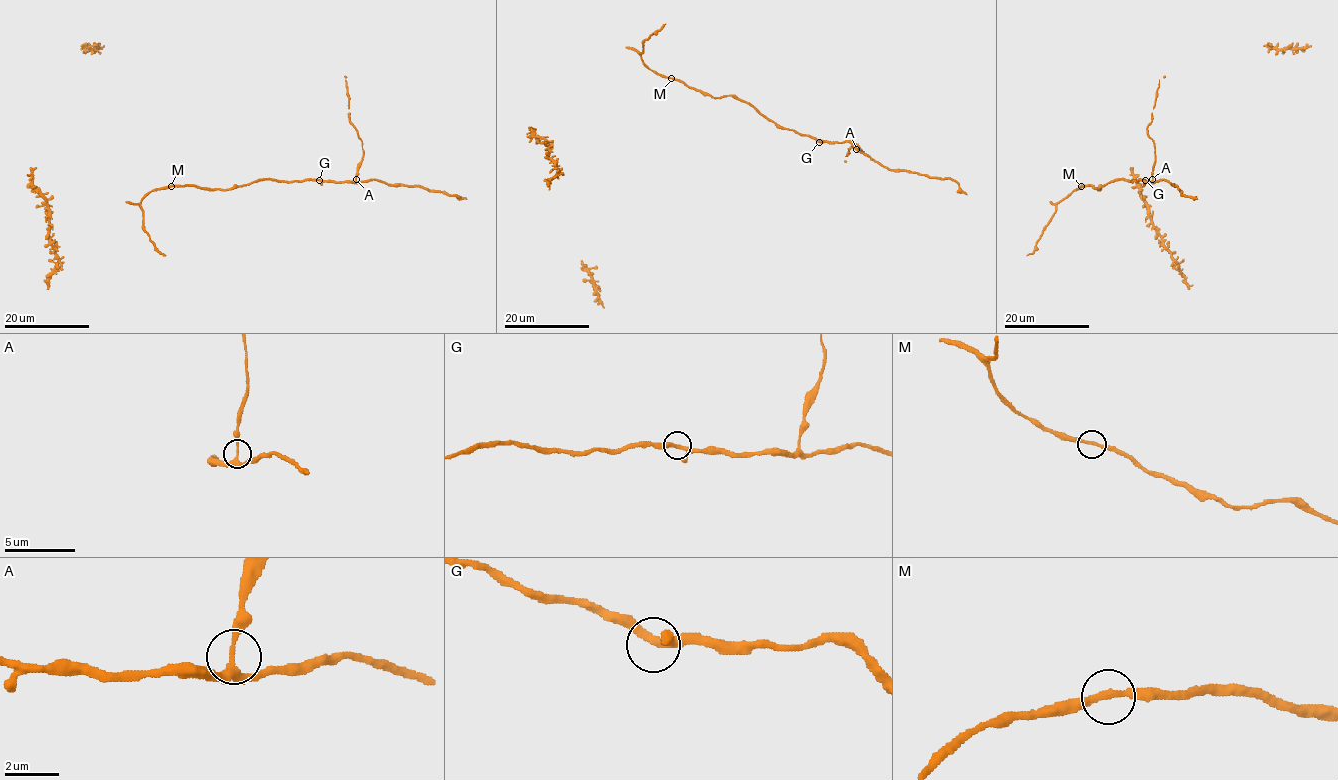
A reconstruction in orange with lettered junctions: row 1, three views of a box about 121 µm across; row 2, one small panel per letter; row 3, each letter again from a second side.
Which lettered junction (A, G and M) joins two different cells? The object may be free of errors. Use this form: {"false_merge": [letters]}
{"false_merge": []}

